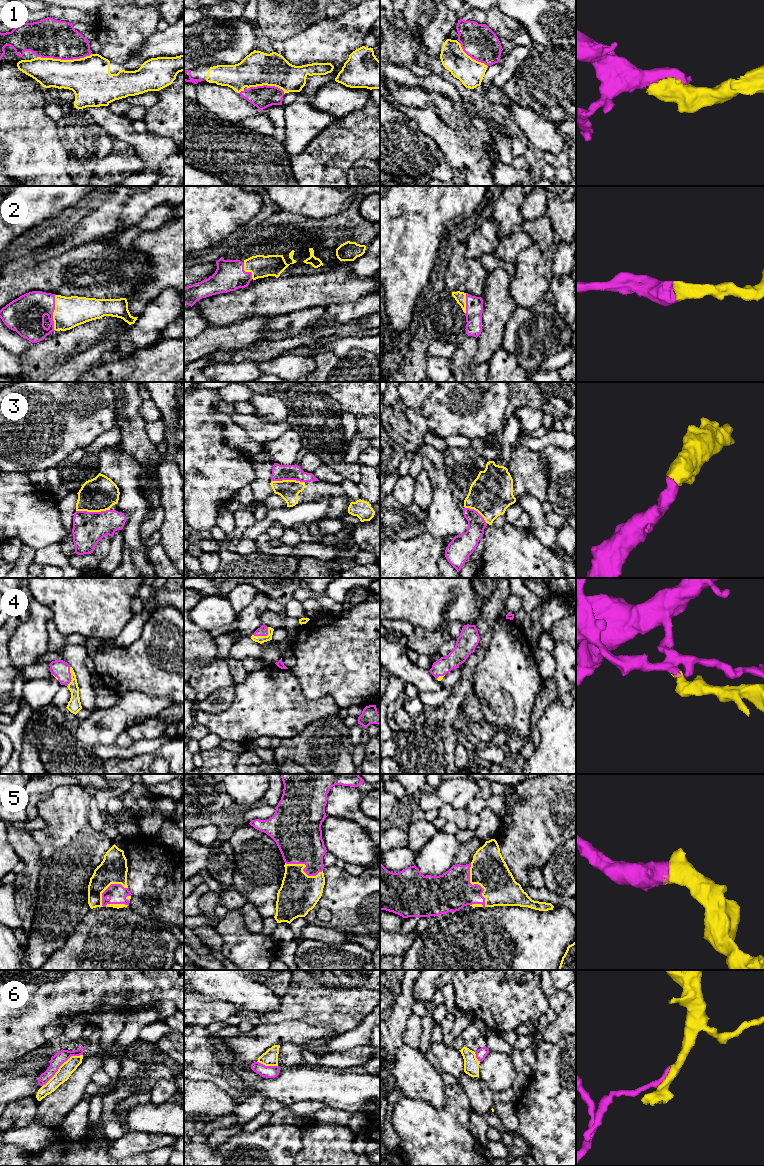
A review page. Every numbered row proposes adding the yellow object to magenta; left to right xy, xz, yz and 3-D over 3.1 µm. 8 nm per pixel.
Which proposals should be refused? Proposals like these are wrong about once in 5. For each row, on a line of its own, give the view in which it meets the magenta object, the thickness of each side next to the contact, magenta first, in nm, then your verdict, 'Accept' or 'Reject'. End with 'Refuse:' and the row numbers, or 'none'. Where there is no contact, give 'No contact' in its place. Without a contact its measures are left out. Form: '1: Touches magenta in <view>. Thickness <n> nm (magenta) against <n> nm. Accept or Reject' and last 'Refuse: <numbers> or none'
1: Touches magenta in xy. Thickness 320 nm (magenta) against 340 nm. Accept
2: Touches magenta in xy. Thickness 300 nm (magenta) against 240 nm. Accept
3: Touches magenta in xy. Thickness 260 nm (magenta) against 280 nm. Accept
4: Touches magenta in xz. Thickness 80 nm (magenta) against 60 nm. Accept
5: Touches magenta in yz. Thickness 320 nm (magenta) against 300 nm. Accept
6: Touches magenta in xy. Thickness 100 nm (magenta) against 110 nm. Reject
Refuse: 6

